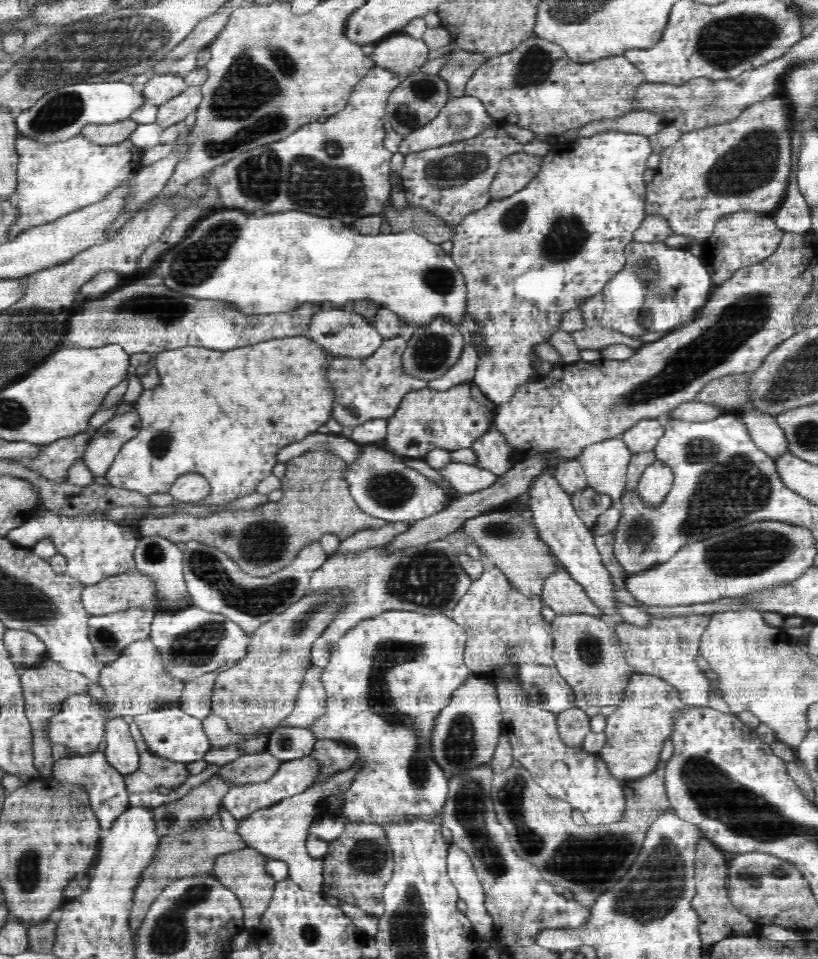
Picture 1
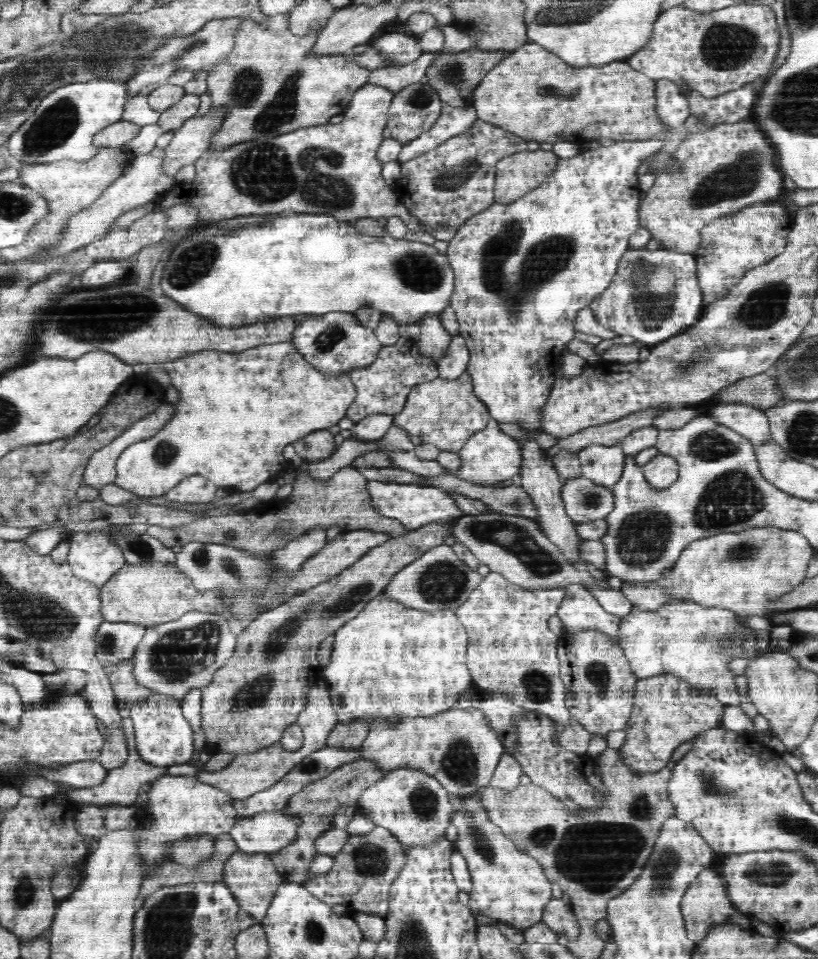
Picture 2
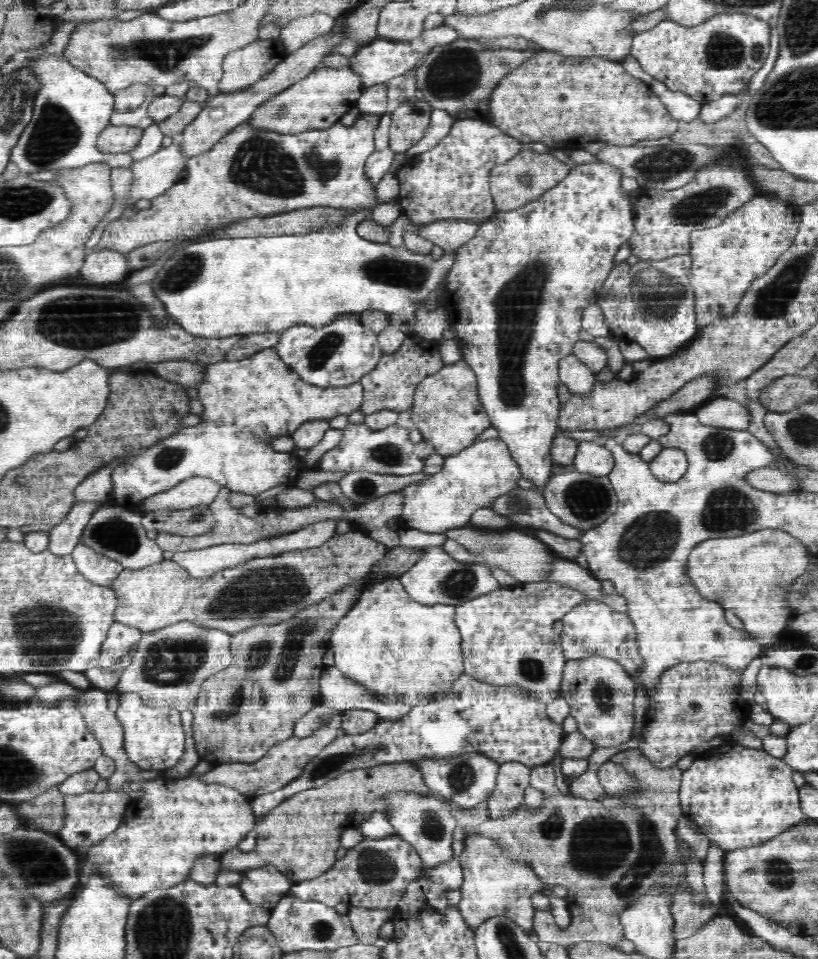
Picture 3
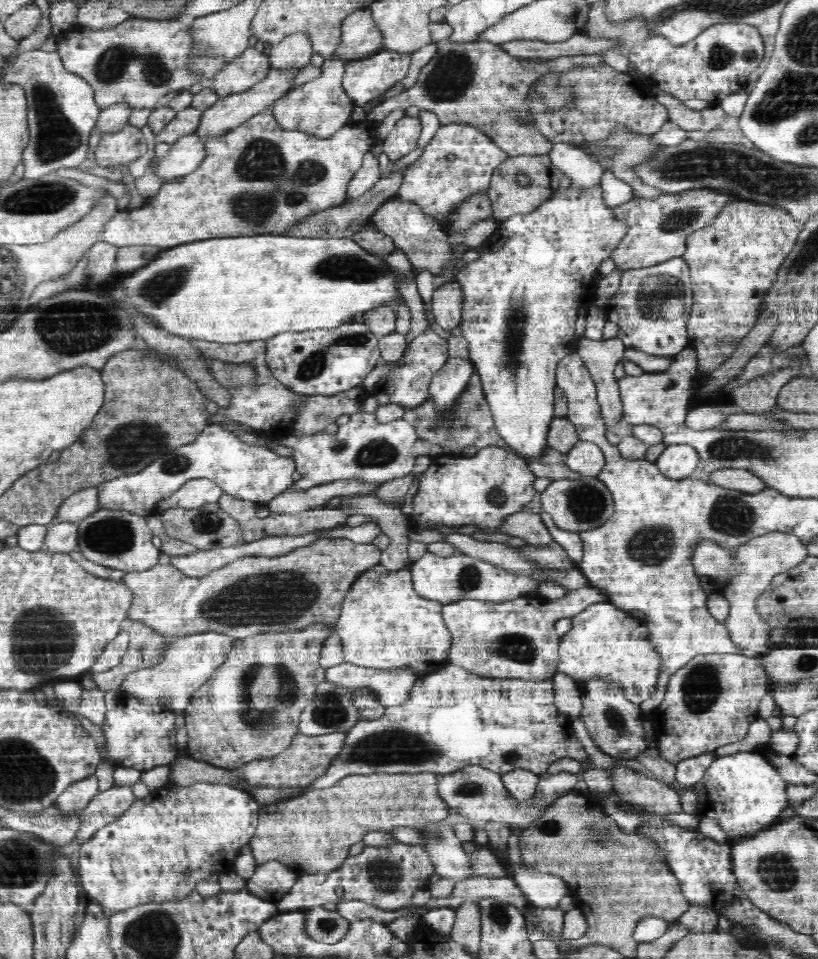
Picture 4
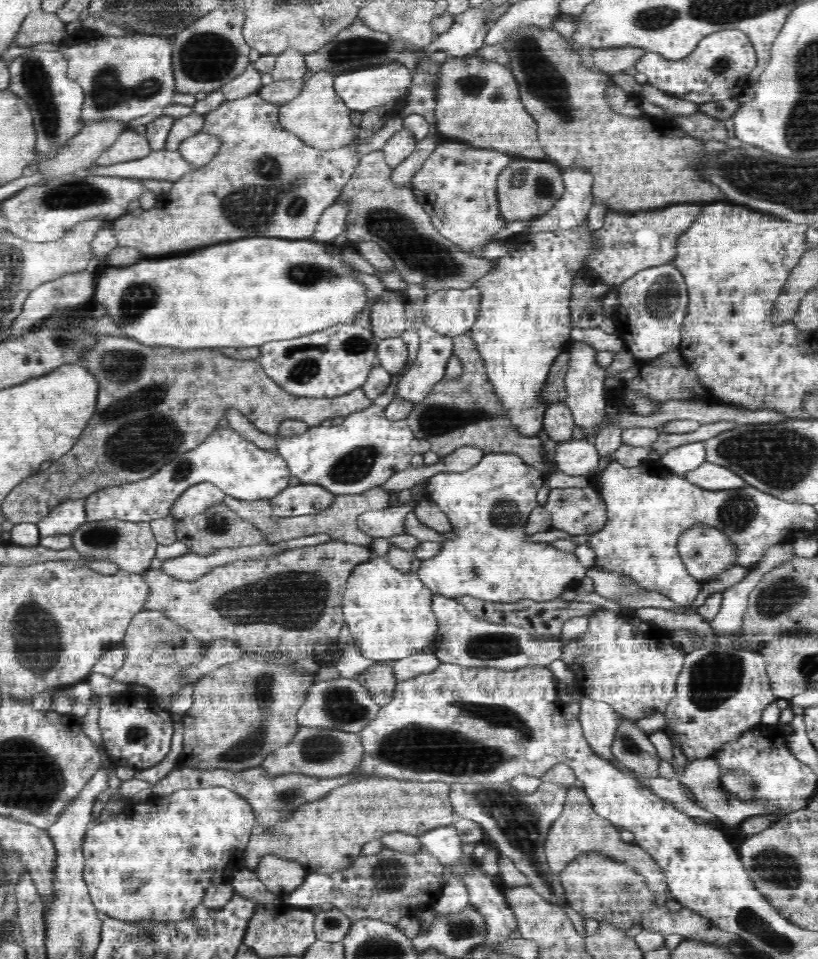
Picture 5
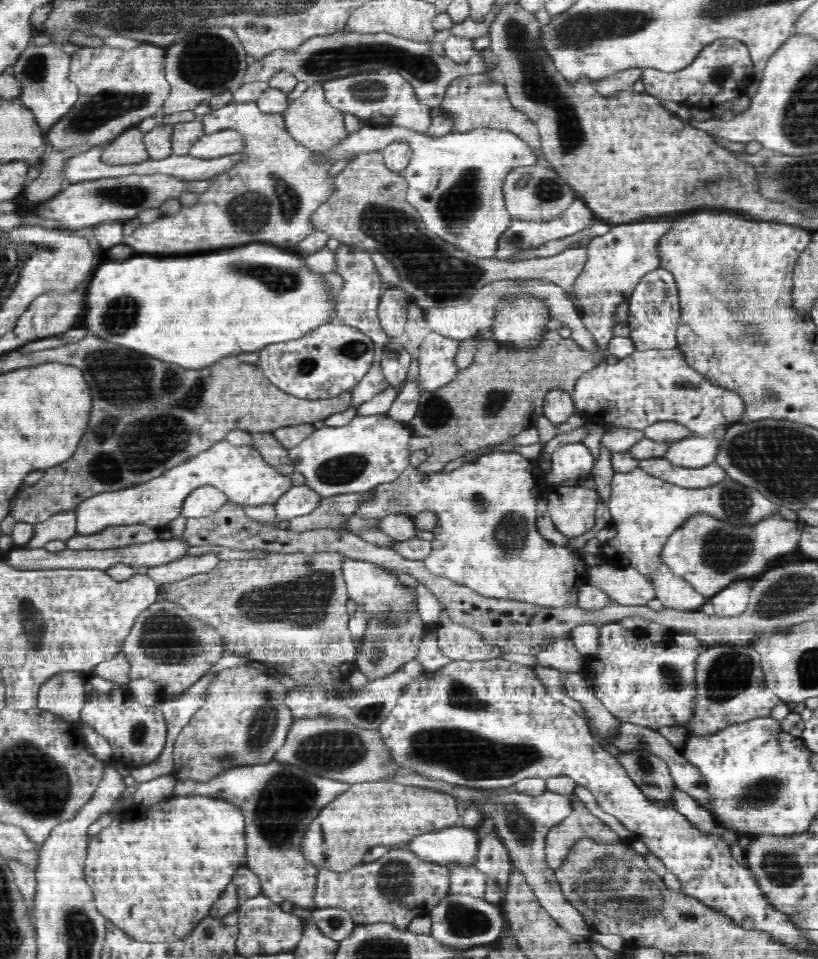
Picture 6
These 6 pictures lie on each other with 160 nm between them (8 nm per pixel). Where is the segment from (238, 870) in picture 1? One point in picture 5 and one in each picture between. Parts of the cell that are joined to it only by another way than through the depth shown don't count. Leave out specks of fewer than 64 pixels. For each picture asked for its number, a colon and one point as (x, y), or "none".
2: (253, 879)
3: (265, 886)
4: (272, 881)
5: (280, 876)

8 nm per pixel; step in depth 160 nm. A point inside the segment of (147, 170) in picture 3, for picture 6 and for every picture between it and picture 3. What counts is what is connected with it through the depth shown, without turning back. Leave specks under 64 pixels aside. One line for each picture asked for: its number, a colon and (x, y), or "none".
4: (185, 155)
5: (198, 150)
6: (227, 142)

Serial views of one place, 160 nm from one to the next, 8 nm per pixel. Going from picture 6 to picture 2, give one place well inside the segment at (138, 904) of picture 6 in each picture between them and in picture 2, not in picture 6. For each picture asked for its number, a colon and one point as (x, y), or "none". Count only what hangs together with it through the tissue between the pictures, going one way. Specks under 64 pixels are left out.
2: (178, 805)
3: (173, 821)
4: (165, 844)
5: (155, 861)

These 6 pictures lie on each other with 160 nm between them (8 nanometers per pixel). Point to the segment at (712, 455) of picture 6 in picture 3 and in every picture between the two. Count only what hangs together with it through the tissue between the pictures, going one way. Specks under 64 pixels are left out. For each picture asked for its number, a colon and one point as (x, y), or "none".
3: (670, 465)
4: (679, 461)
5: (686, 458)

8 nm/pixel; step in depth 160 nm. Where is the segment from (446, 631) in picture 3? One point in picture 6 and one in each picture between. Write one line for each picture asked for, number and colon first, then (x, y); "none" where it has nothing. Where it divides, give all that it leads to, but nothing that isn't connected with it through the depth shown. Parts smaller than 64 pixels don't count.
4: (384, 623)
5: (390, 615)
6: (381, 595)

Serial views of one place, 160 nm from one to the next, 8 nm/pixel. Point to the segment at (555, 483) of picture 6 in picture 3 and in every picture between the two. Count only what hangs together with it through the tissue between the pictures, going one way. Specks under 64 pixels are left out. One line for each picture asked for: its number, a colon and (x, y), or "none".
3: (591, 457)
4: (586, 457)
5: (574, 457)

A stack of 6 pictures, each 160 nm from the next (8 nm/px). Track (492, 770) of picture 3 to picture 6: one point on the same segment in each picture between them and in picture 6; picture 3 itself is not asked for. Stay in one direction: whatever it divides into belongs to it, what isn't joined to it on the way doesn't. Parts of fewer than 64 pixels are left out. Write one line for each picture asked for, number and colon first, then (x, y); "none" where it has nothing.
4: (477, 793)
5: (517, 823)
6: (522, 822)

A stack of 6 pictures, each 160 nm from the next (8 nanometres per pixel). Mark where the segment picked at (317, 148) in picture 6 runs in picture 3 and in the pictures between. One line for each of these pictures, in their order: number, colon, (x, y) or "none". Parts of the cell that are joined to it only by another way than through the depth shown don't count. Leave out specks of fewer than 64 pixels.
3: (318, 101)
4: (322, 107)
5: (317, 115)

